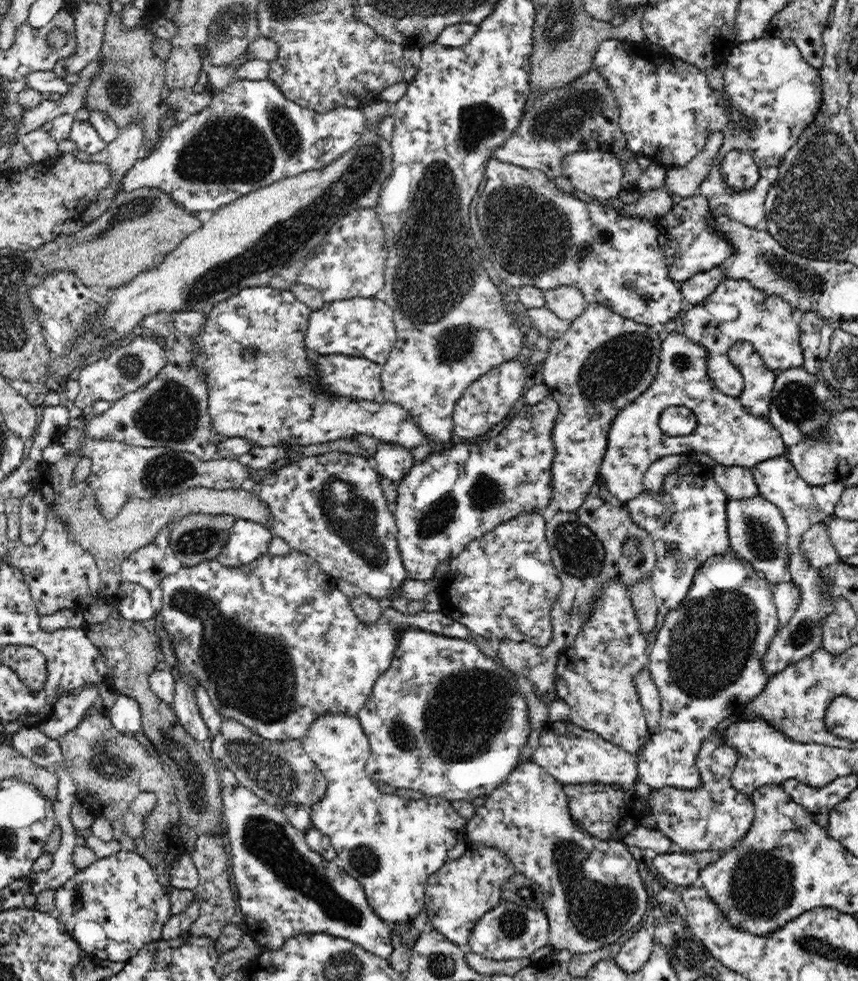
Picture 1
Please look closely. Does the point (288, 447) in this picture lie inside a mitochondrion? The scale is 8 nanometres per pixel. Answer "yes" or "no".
no

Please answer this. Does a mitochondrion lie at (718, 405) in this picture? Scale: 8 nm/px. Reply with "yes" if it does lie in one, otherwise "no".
no

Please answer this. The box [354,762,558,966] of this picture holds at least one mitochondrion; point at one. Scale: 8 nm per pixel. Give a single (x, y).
(513, 924)

